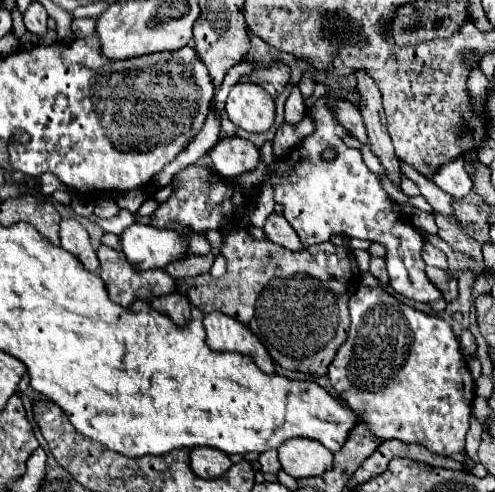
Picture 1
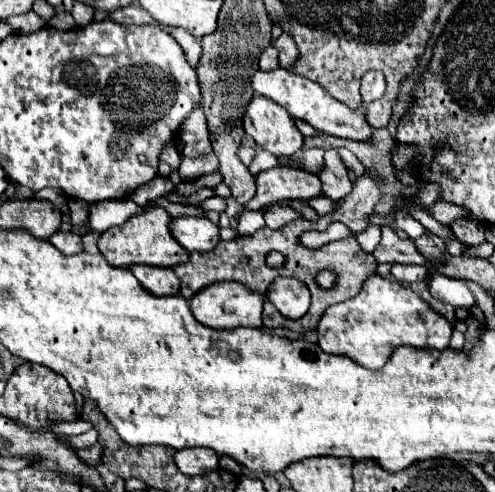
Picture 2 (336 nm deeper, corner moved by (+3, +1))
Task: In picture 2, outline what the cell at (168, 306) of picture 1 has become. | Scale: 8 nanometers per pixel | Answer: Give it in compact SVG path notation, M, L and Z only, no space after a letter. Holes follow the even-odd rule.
M137 265L137 267L131 267L131 273L153 295L169 297L179 293L179 279L173 273L173 269L161 269L161 267L155 269L149 265Z

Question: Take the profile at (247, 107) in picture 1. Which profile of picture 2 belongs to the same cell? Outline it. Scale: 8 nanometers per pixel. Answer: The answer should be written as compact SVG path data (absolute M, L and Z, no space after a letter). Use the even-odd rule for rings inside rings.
M253 97L249 101L247 111L243 115L243 129L259 147L263 147L265 151L269 151L273 155L293 155L303 145L303 135L295 127L293 117L281 105L277 105L271 99L265 99L265 97Z

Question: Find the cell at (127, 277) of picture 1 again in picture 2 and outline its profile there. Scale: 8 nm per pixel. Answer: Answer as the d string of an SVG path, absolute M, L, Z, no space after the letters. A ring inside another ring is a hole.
M151 207L147 213L131 217L125 225L117 225L101 233L97 247L101 255L115 267L129 269L131 265L153 265L153 267L175 267L185 263L187 251L169 235L169 213L161 207Z

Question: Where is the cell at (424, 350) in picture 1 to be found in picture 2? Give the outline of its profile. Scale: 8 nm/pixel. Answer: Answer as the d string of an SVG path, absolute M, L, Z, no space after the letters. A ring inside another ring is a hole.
M377 273L365 279L359 295L331 305L323 313L317 327L319 347L325 353L349 357L365 369L381 369L401 345L415 349L447 349L451 333L453 325L435 309L431 309L421 297L417 297L409 287L387 281Z

